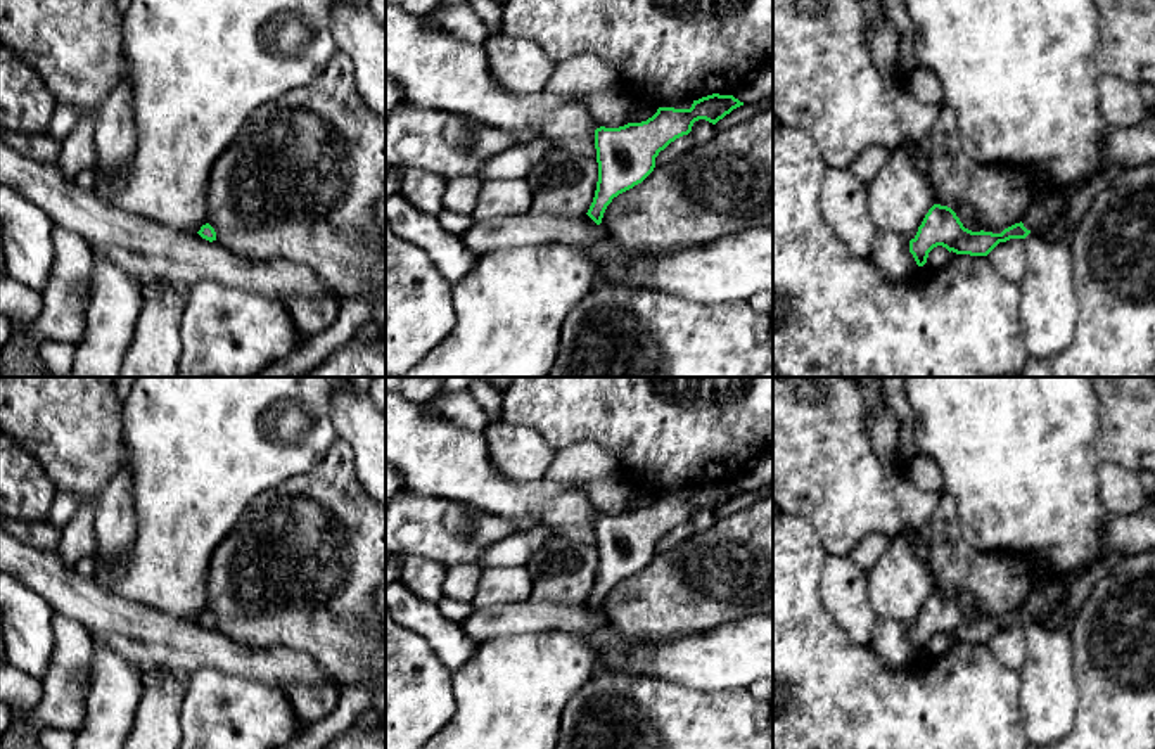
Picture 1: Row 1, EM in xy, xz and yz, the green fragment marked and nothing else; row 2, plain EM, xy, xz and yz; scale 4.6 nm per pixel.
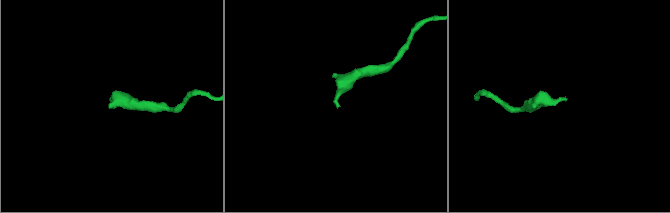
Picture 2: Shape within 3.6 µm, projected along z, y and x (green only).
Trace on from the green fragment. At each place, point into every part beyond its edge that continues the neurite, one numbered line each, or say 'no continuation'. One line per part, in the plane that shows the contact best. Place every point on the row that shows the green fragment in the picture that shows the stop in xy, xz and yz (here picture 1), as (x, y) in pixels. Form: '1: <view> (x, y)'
1: yz (1079, 204)

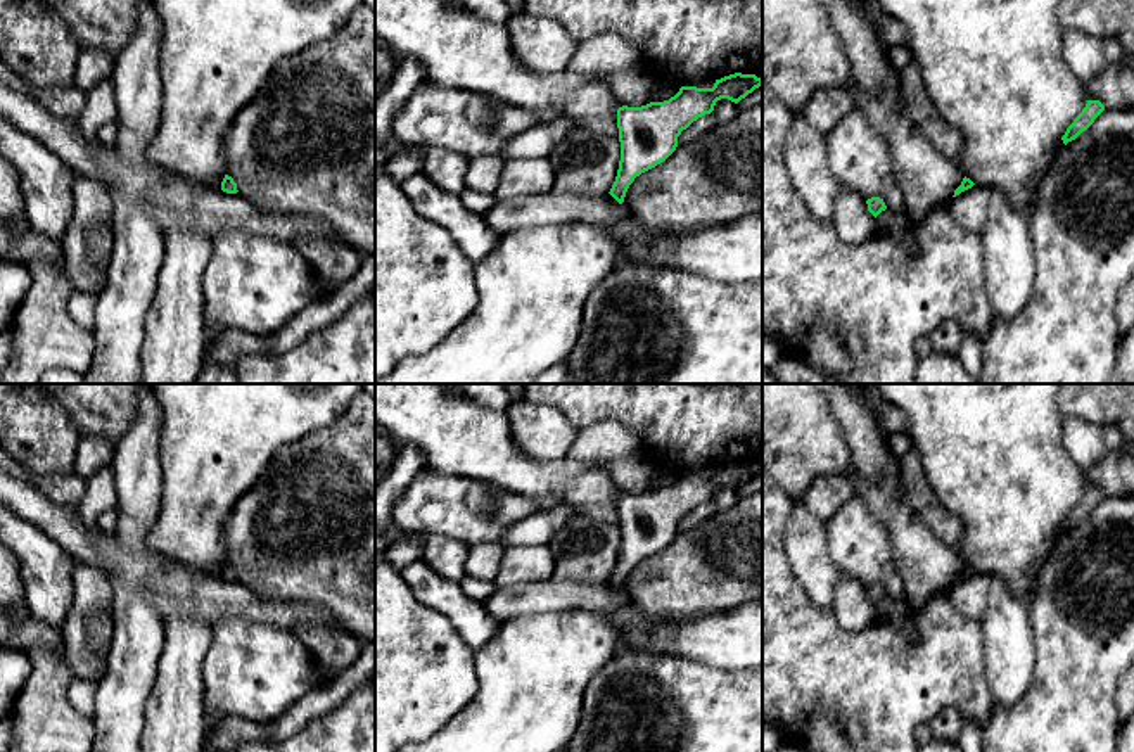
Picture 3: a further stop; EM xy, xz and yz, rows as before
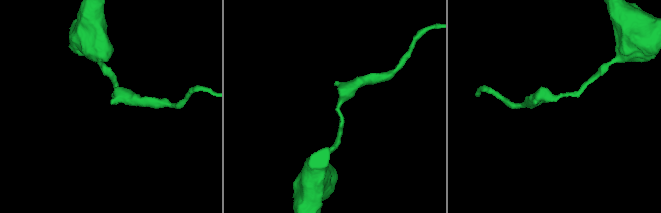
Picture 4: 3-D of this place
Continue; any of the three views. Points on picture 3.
no continuation

